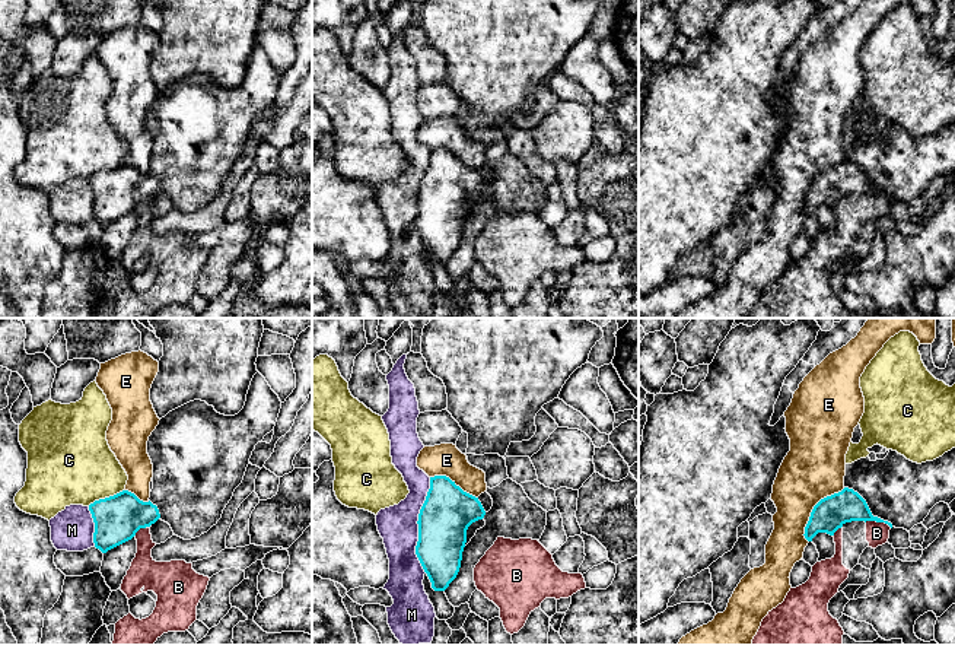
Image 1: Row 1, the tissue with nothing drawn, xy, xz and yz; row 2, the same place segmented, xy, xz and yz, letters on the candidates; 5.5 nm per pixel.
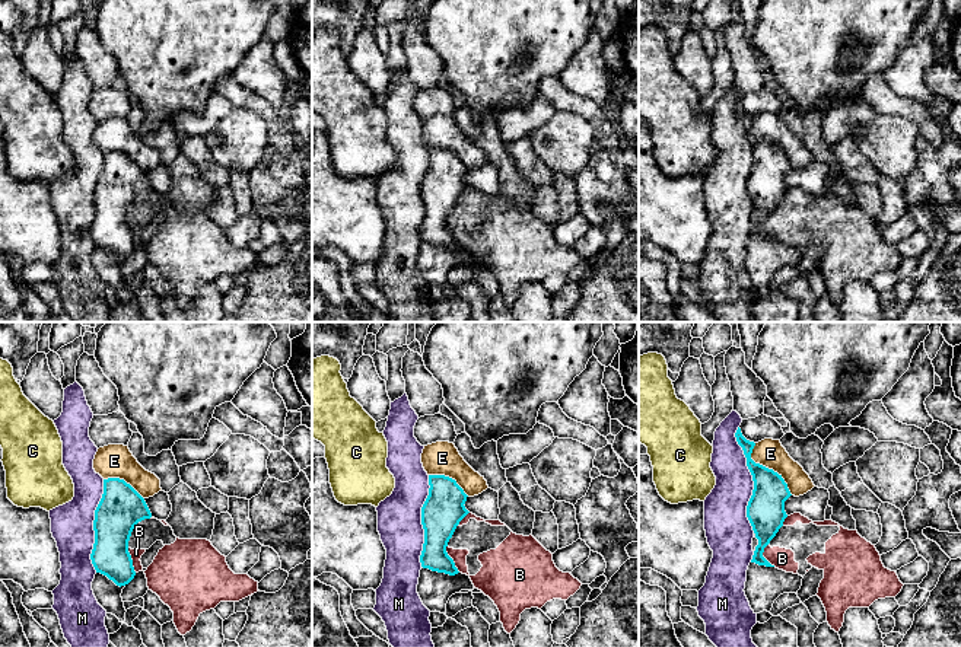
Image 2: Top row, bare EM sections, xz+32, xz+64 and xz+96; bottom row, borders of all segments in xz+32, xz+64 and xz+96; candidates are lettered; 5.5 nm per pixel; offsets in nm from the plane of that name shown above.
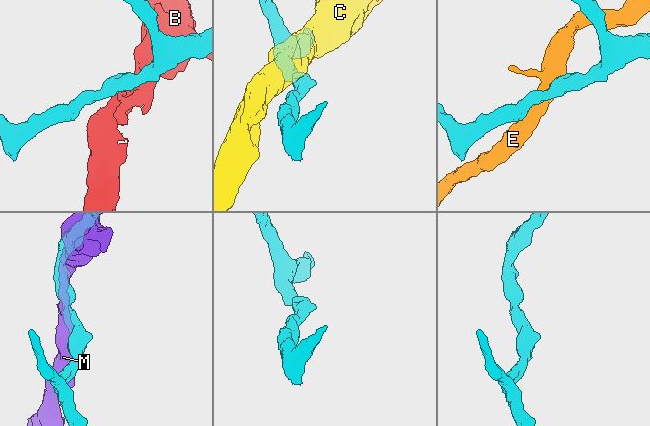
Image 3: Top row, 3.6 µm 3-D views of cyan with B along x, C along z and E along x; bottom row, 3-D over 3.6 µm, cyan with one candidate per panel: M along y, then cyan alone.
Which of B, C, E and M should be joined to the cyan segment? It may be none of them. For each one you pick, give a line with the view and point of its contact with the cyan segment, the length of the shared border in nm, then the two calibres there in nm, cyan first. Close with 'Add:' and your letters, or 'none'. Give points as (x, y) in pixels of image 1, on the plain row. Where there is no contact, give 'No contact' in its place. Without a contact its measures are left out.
Add: none

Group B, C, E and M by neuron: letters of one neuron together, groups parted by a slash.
B / C / E / M

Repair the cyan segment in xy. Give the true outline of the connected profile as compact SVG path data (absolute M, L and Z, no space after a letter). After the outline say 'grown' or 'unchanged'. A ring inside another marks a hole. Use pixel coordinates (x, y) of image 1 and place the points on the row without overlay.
M128 163L95 174L89 184L95 196L93 216L102 226L131 213L140 201L160 191L156 178L140 174Z | unchanged

